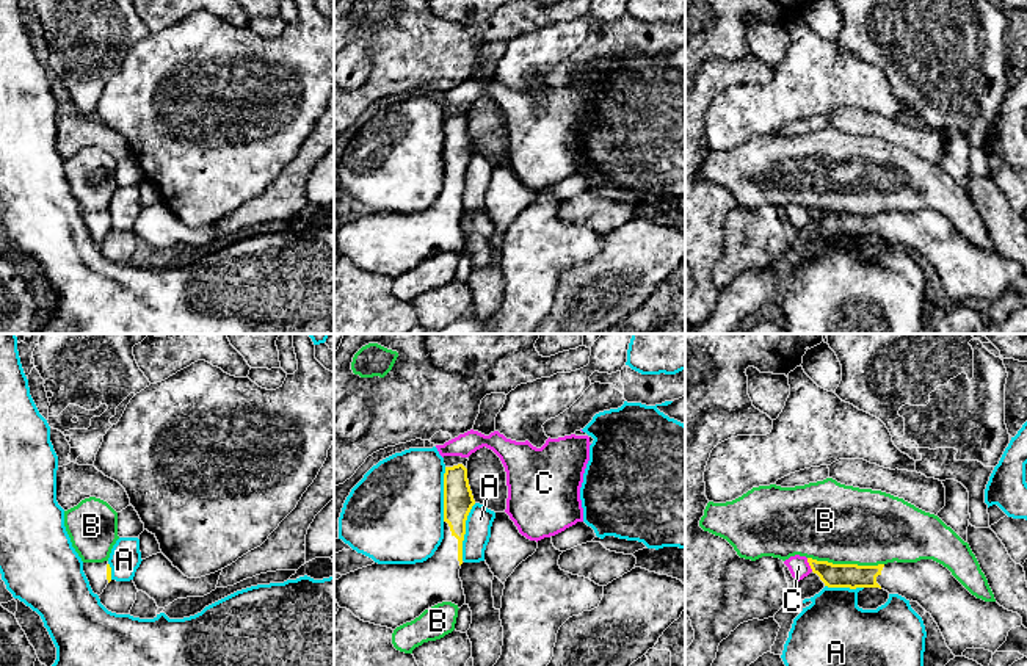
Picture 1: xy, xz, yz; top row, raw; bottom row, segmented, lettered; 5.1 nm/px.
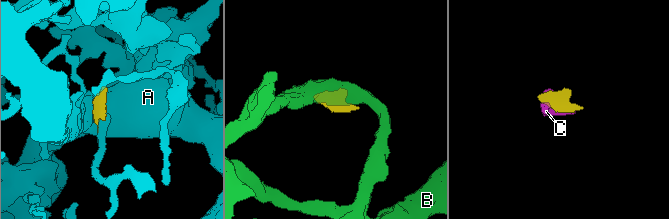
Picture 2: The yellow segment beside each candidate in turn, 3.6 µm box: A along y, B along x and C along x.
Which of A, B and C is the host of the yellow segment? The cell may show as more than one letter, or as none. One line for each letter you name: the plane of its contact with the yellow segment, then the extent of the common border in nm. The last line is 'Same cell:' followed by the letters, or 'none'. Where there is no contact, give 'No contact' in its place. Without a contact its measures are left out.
Same cell: none

